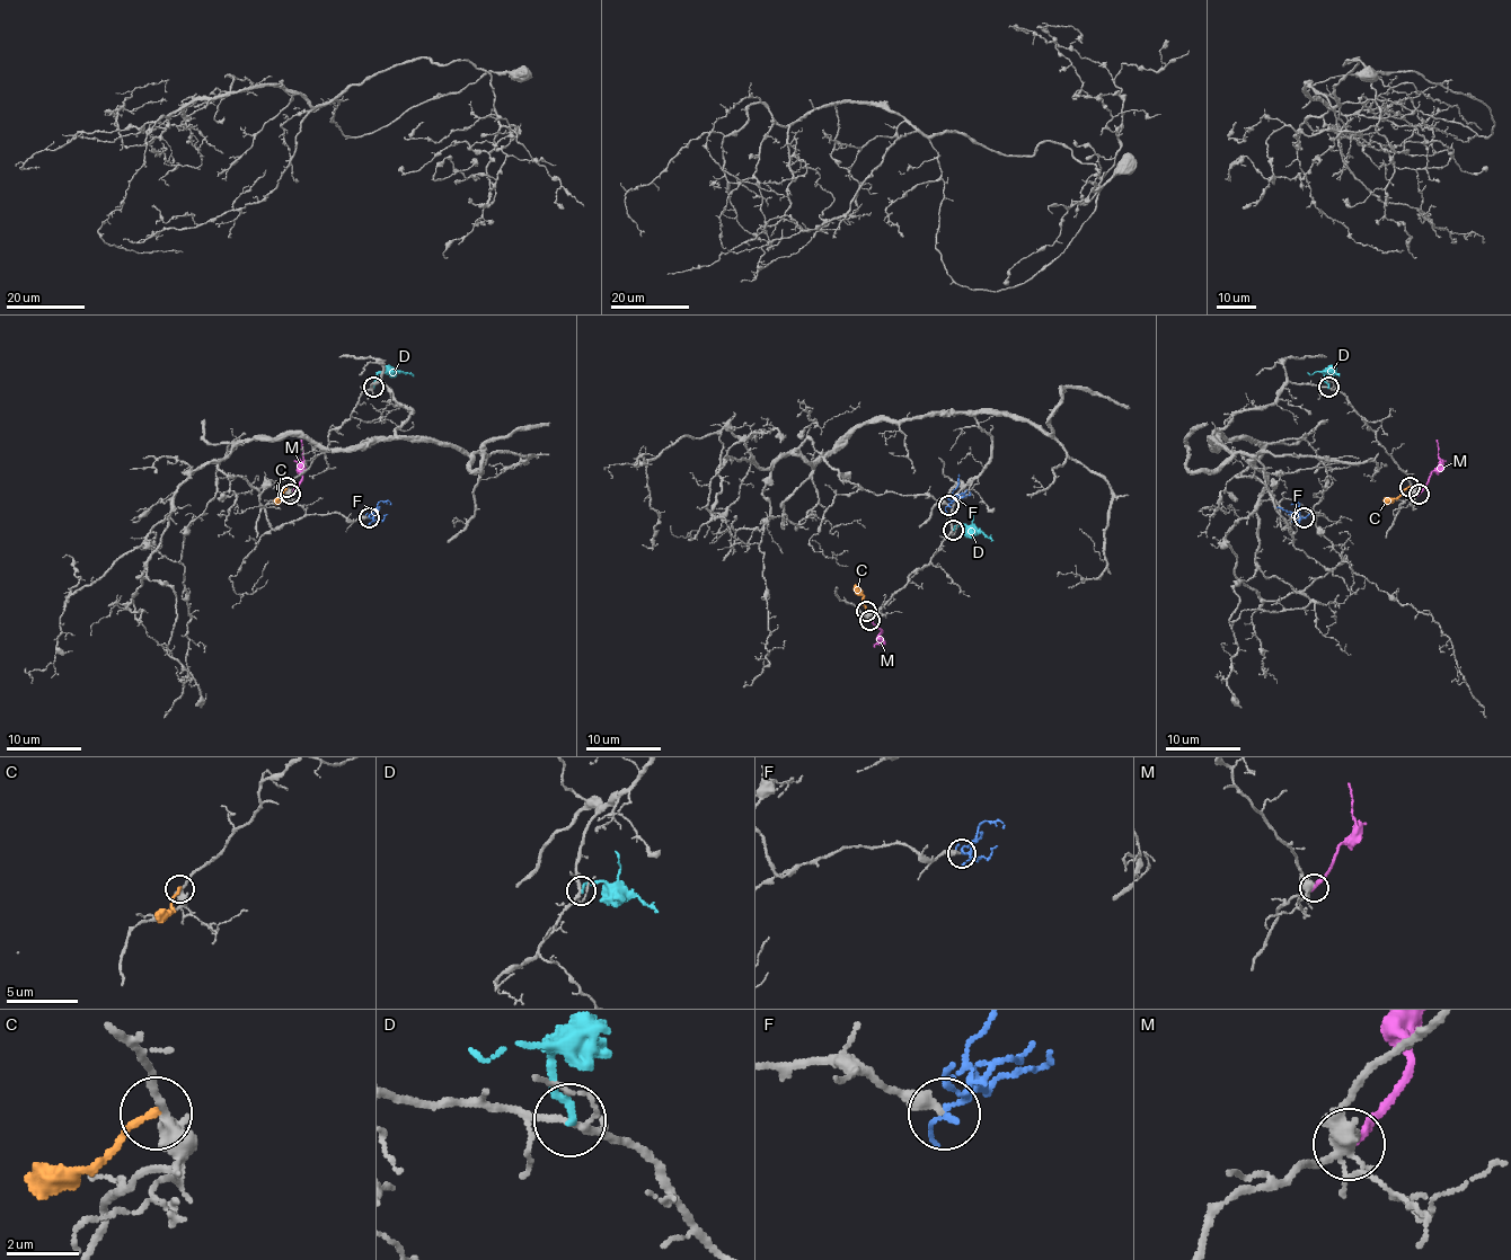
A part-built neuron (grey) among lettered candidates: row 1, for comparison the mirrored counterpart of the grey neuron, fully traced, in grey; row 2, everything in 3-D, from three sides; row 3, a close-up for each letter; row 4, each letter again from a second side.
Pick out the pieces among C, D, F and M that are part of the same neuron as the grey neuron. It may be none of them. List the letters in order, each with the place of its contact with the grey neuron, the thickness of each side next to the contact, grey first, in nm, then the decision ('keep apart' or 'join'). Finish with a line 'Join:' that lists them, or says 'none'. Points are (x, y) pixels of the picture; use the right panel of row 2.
C: contact (1410, 487); calibres 360 and 240 nm; keep apart
D: contact (1328, 387); calibres 170 and 240 nm; keep apart
F: contact (1304, 517); calibres 320 and 120 nm; keep apart
M: contact (1419, 494); calibres 380 and 220 nm; keep apart
Join: none

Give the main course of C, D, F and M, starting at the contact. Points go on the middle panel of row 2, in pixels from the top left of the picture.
C: (867, 611), (854, 584)
D: (953, 530), (959, 524), (981, 530), (992, 541)
F: (947, 505), (955, 498), (953, 490), (959, 482), (959, 473)
M: (868, 620), (882, 631), (882, 640), (880, 637)

